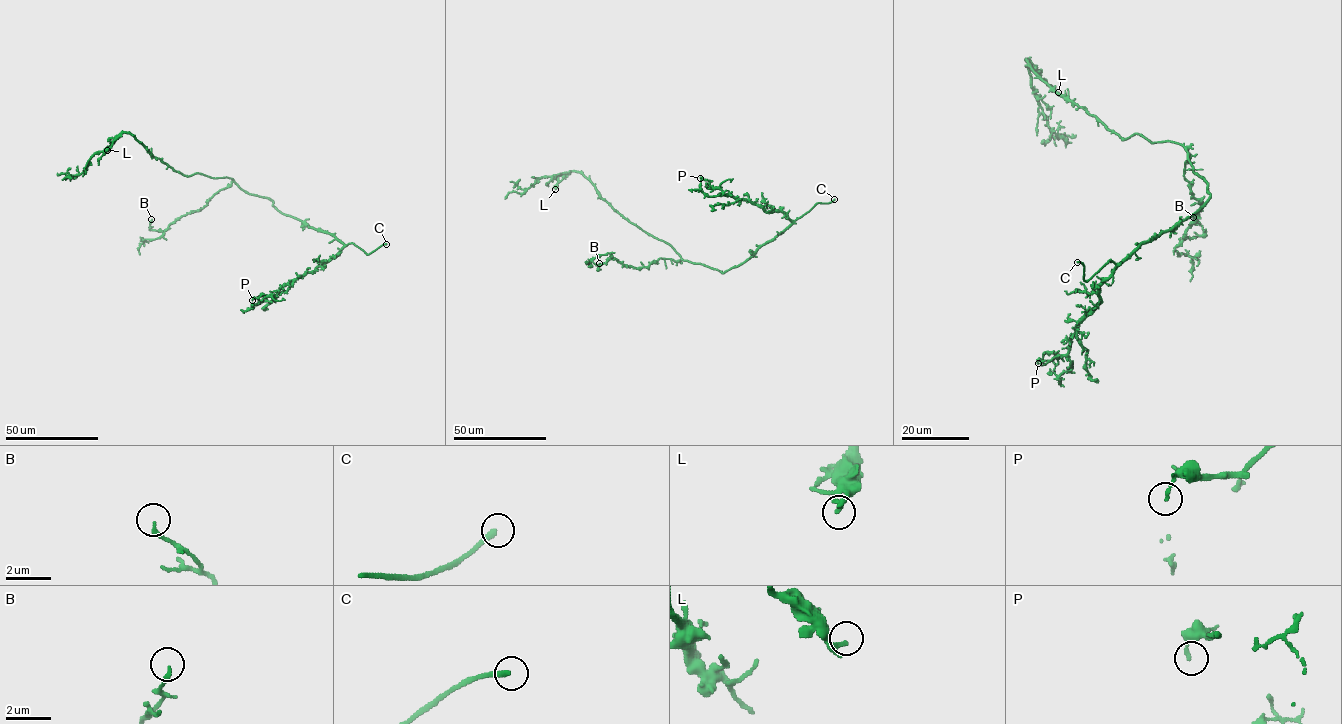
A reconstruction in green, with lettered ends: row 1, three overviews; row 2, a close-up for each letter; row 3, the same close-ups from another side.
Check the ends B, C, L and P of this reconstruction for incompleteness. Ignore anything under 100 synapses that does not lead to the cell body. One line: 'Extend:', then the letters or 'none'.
Extend: C

